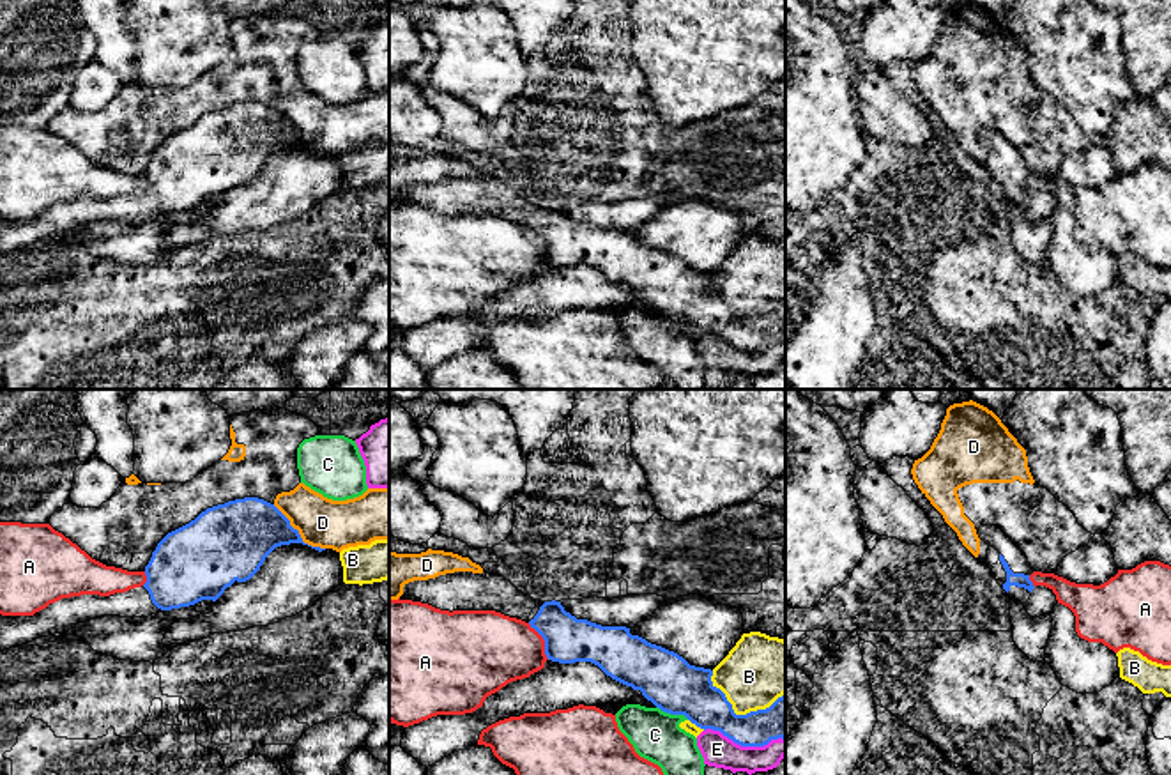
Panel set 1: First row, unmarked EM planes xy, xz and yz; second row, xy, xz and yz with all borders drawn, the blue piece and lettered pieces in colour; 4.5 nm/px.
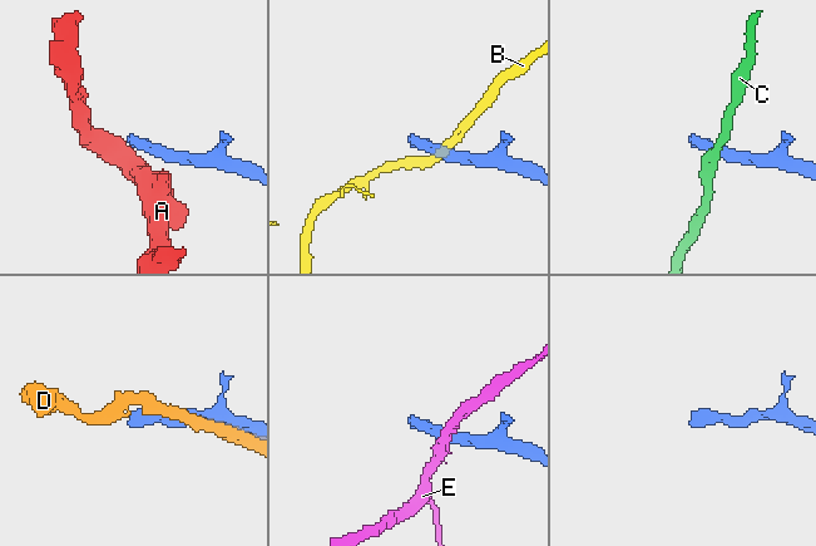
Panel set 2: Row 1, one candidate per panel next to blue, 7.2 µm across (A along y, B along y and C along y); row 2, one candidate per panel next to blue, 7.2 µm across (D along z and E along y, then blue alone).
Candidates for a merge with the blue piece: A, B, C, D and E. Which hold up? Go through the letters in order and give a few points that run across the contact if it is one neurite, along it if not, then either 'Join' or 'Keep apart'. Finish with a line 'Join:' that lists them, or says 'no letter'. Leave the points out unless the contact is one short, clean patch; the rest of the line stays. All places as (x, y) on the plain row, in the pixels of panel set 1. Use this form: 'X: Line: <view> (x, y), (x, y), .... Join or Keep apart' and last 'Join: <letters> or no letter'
A: Line: xz (528, 227), (542, 241), (543, 257), (549, 262). Keep apart
B: Keep apart
C: Keep apart
D: Keep apart
E: Keep apart
Join: no letter

